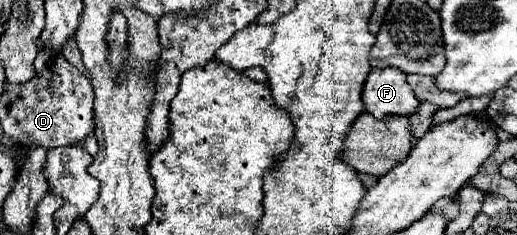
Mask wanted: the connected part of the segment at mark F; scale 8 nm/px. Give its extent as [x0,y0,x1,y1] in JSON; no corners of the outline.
[362,68,420,118]

